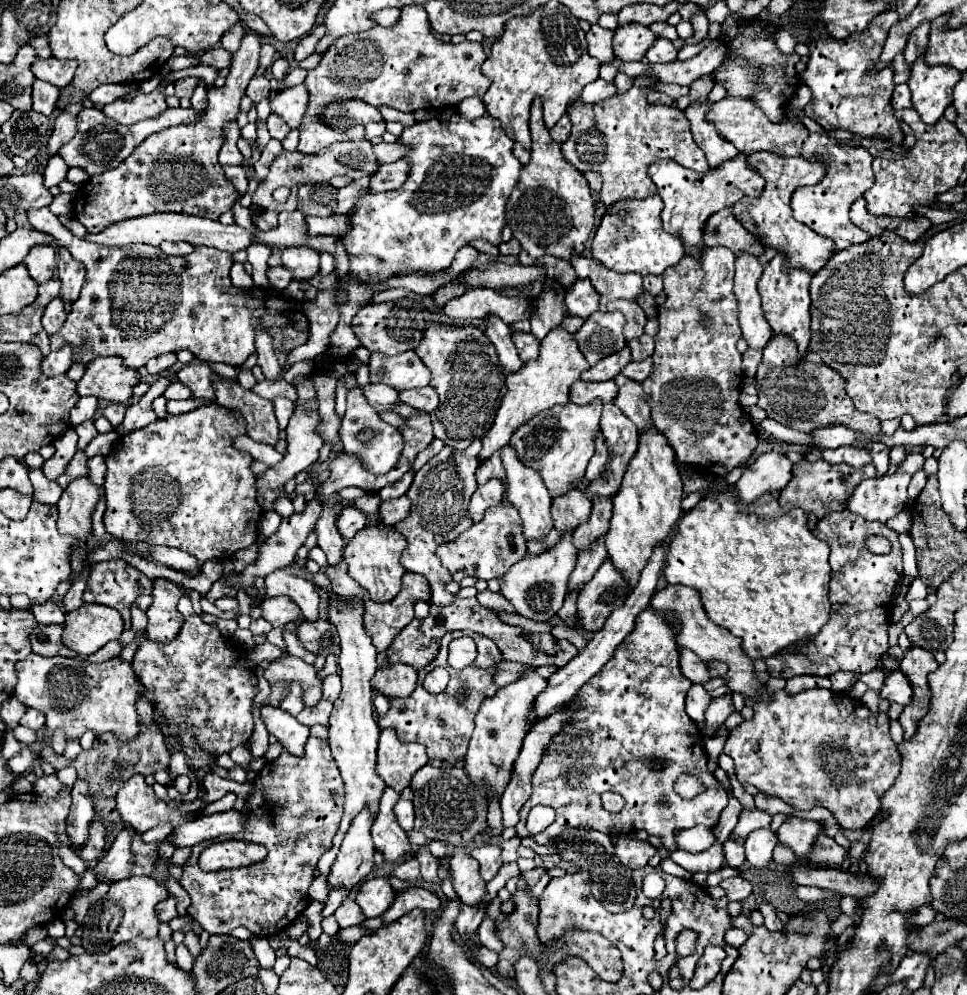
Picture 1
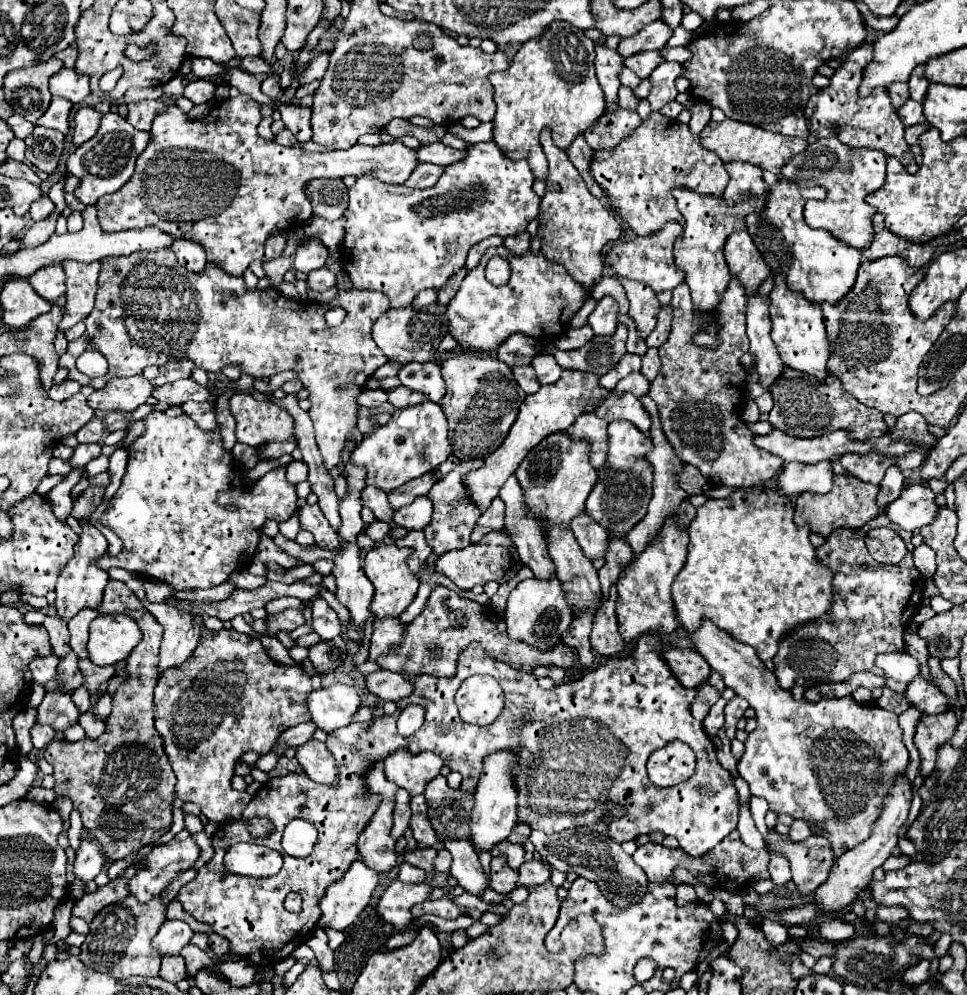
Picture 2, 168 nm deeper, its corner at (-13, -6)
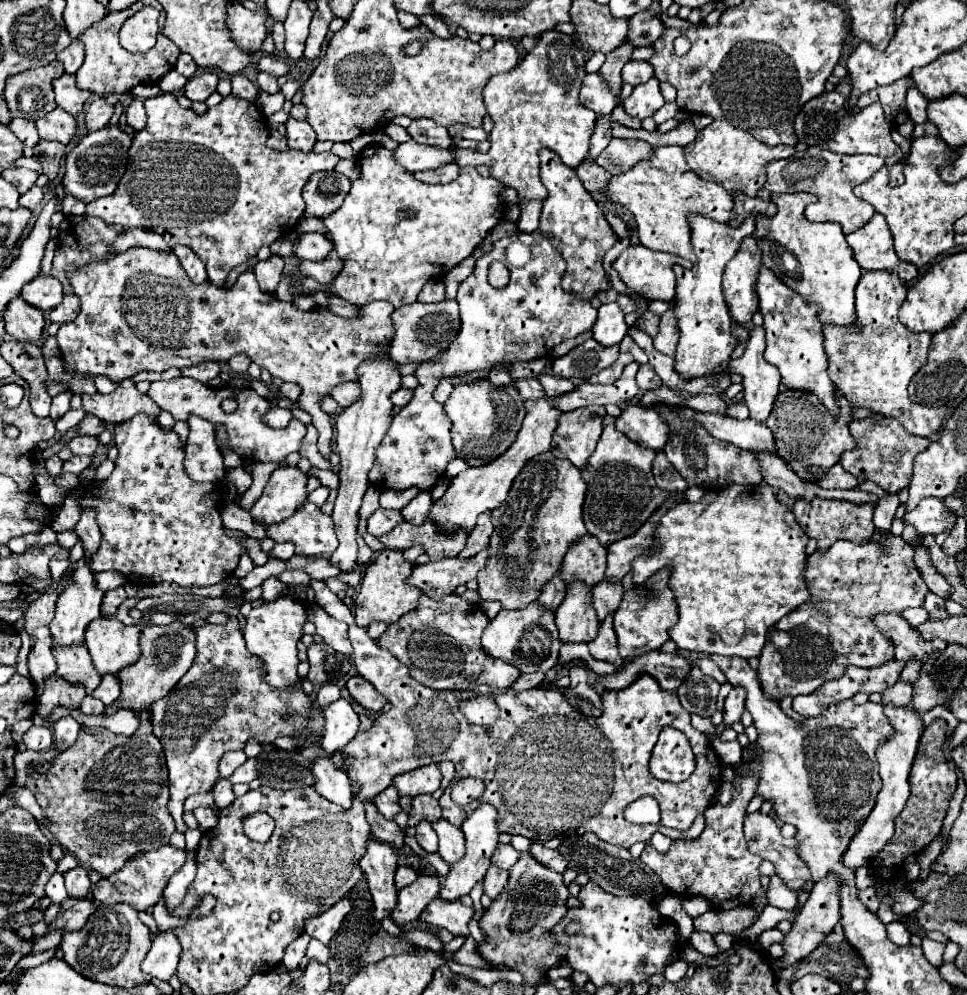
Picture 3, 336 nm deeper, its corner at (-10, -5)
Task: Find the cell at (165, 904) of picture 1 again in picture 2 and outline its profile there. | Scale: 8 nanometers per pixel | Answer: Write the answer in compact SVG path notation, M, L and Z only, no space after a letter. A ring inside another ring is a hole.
M165 920L153 938L153 950L159 956L175 956L193 938L193 930L181 920Z

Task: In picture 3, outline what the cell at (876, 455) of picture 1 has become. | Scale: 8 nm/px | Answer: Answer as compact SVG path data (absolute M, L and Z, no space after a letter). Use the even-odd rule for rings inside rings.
M886 493L886 497L880 497L874 507L874 525L876 529L890 531L890 523L894 519L896 507L898 507L898 493Z

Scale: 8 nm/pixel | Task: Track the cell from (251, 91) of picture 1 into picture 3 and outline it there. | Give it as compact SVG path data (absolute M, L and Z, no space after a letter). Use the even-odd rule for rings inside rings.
M258 73L258 87L266 93L278 93L280 87L276 83L276 77L268 75L268 73Z

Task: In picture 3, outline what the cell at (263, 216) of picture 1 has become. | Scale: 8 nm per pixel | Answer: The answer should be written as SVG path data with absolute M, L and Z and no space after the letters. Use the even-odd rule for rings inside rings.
M270 255L270 259L258 261L254 265L254 275L258 279L260 289L264 289L268 293L274 293L278 281L282 277L282 269L284 269L284 261L278 255Z

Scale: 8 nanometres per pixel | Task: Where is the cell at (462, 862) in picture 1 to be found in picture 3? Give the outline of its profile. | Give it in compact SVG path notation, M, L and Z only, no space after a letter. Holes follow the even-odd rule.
M446 819L434 823L432 827L434 827L434 831L438 833L438 839L440 839L438 853L442 855L442 859L448 865L454 865L456 861L460 861L464 857L464 849L466 849L464 833L460 831L460 827L452 827Z

